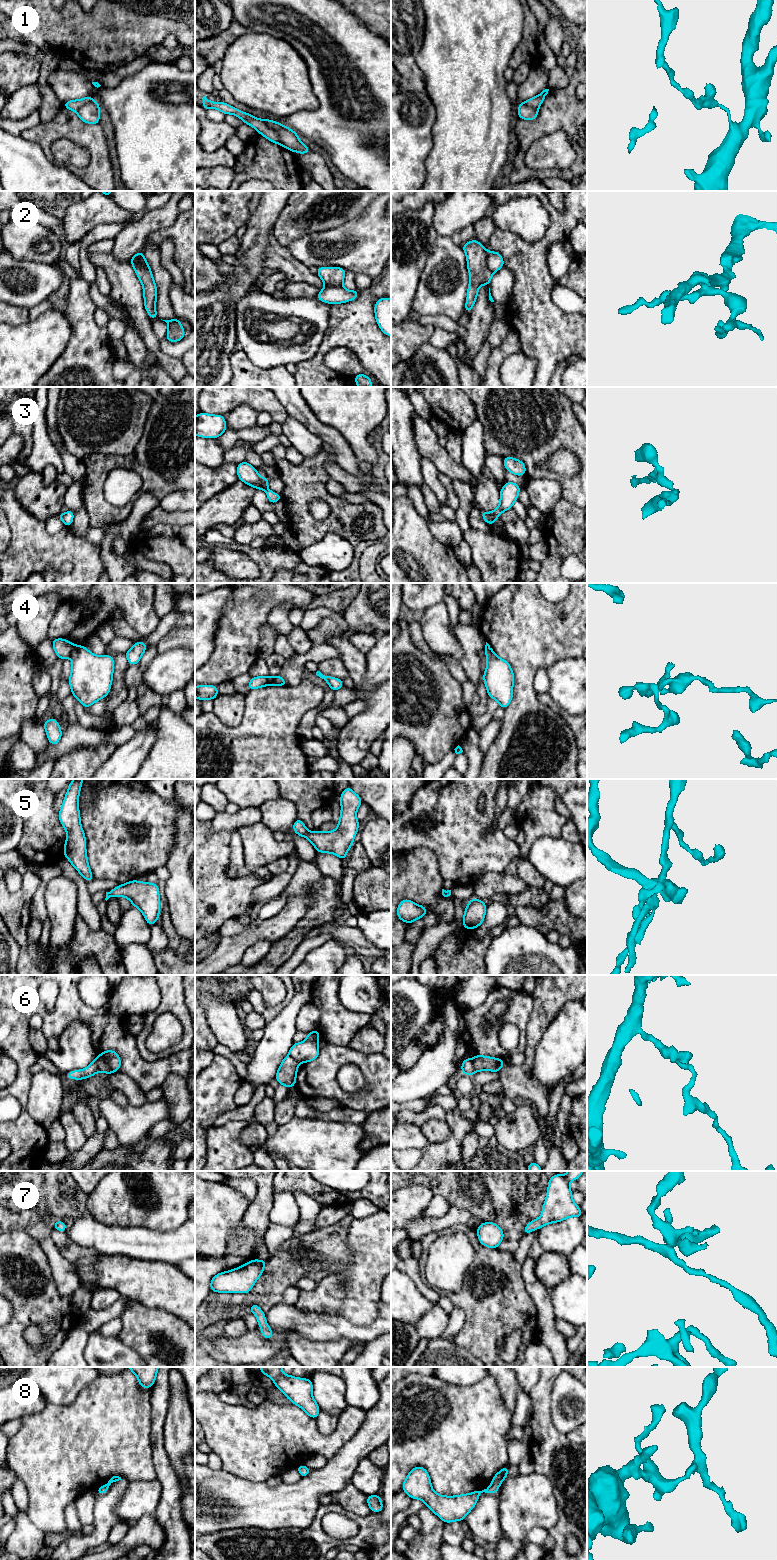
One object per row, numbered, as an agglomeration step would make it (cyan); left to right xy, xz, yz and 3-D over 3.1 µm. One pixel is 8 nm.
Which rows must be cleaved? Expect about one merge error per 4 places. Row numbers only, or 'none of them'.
1, 2, 4, 6

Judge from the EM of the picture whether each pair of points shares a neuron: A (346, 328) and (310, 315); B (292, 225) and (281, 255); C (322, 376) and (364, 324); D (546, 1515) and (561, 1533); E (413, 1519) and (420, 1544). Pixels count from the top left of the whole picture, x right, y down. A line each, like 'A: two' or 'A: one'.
A: two
B: two
C: one
D: two
E: two

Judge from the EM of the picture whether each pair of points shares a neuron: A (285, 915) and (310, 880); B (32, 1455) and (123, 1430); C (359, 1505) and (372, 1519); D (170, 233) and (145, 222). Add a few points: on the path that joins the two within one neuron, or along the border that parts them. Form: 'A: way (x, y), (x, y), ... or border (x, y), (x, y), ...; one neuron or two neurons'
A: way (294, 906), (297, 903), (301, 889); one neuron
B: way (55, 1453), (80, 1447), (95, 1435), (100, 1435); one neuron
C: border (345, 1509), (358, 1515), (367, 1515), (371, 1512); two neurons
D: border (179, 214), (171, 225), (152, 231), (143, 244); two neurons

